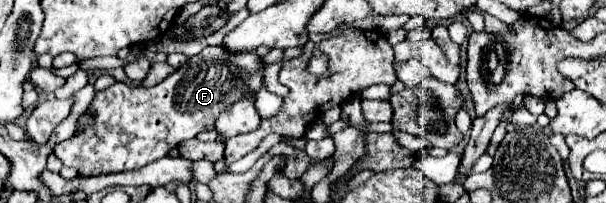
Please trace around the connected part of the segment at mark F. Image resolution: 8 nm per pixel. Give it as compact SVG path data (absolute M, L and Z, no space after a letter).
M224 45L204 47L198 55L190 57L180 69L176 69L172 75L168 75L162 83L154 87L134 89L122 81L116 81L114 85L96 91L92 105L88 109L88 113L92 115L92 123L74 137L58 143L54 147L54 155L60 157L66 167L76 167L80 175L100 175L100 173L140 169L156 159L166 157L172 147L178 147L182 141L196 137L200 131L214 129L216 117L224 109L230 109L236 101L248 95L256 95L262 87L262 79L264 79L264 61L256 51L232 53Z

